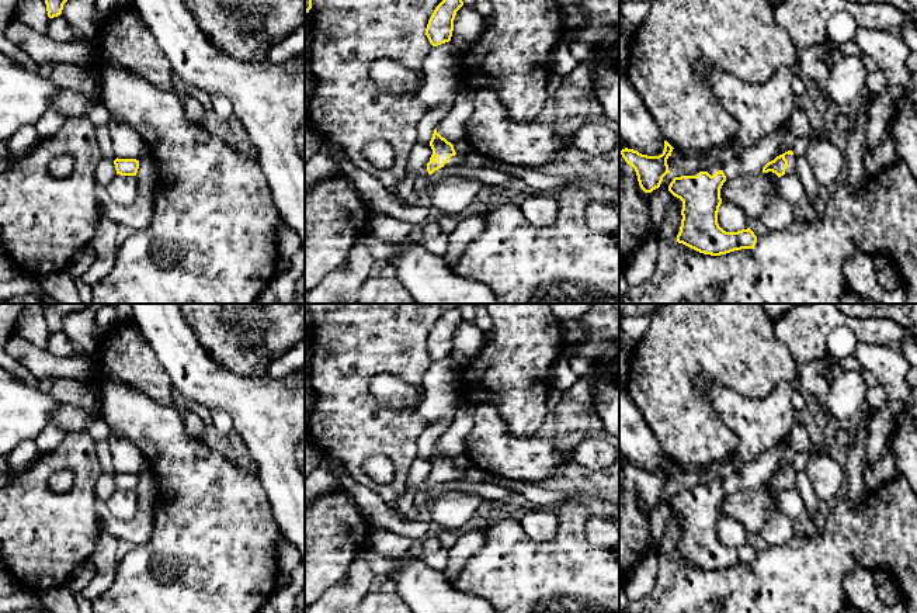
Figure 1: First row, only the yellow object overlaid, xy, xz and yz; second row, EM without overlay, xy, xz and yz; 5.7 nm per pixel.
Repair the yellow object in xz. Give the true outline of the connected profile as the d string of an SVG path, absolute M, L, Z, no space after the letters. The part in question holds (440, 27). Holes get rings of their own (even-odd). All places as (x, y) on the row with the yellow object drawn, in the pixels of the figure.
M442 0L431 14L425 35L433 46L449 42L454 31L456 11L463 6L462 0Z

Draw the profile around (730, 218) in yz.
M722 201L718 212L718 224L726 232L737 232L750 228L750 217L736 204Z

